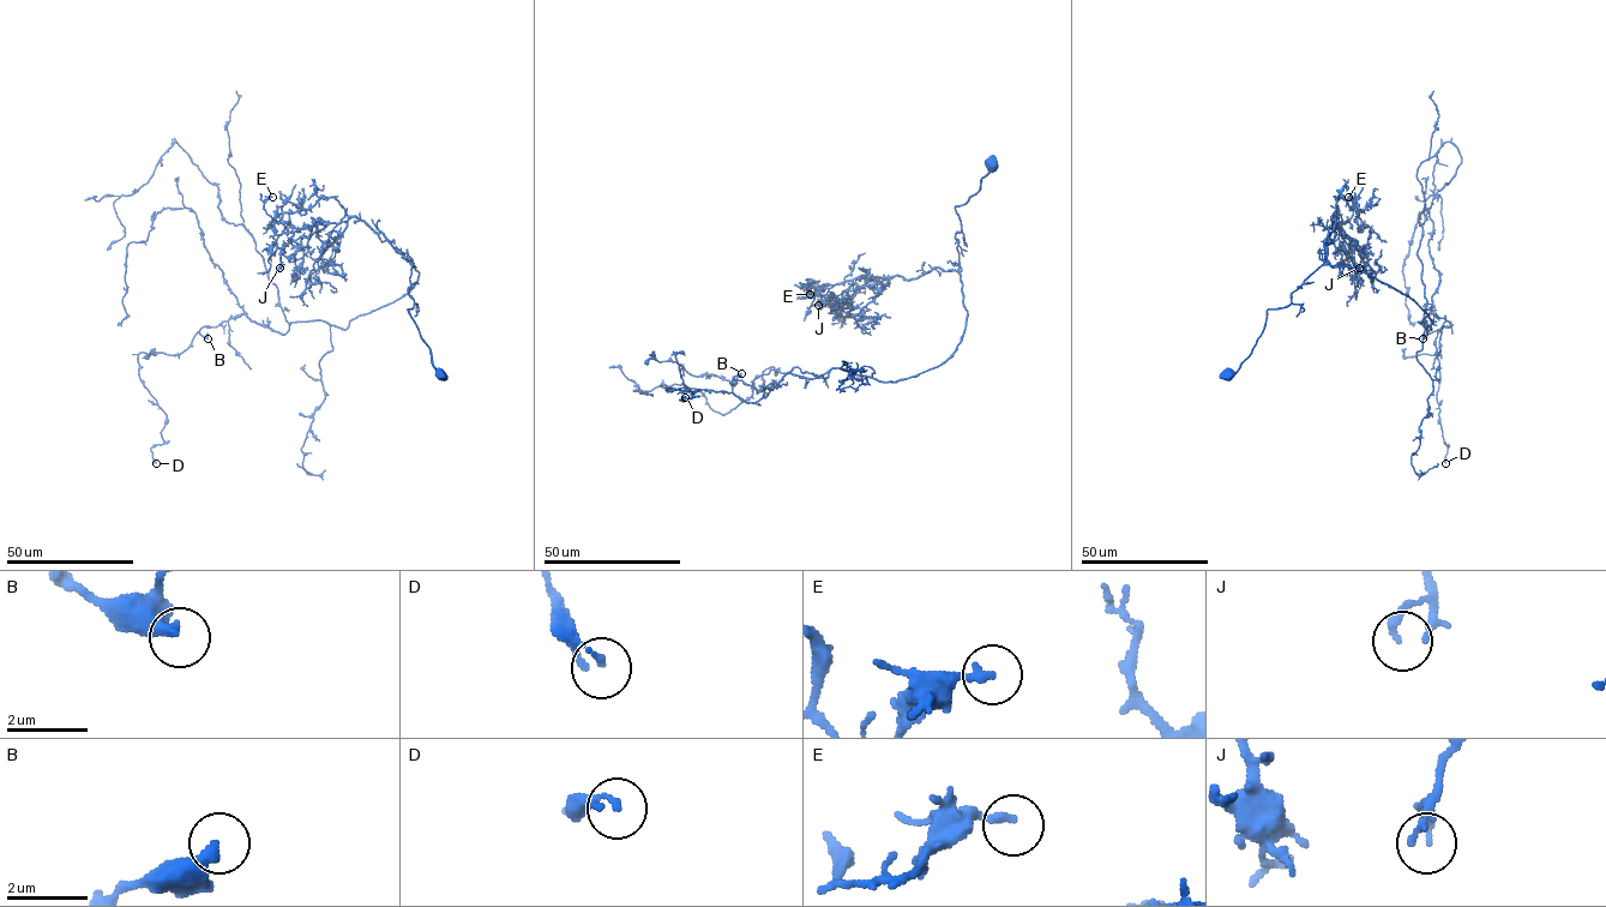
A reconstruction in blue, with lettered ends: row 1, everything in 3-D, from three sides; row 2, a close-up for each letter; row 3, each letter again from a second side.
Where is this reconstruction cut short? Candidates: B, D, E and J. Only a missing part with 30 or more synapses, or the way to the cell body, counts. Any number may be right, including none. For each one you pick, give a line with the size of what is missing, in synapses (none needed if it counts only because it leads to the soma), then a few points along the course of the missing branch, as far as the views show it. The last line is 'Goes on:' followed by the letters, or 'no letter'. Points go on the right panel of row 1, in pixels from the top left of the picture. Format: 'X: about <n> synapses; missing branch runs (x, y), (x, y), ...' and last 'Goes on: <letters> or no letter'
Goes on: no letter

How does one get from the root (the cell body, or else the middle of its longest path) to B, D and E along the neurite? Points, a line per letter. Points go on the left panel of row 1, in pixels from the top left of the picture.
B: (441, 374), (408, 310), (413, 264), (405, 294), (346, 329), (240, 314), (208, 338)
D: (441, 374), (408, 310), (413, 264), (405, 294), (346, 329), (240, 314), (138, 355), (166, 414), (156, 463)
E: (441, 374), (408, 310), (414, 305), (408, 292), (413, 264), (355, 216), (284, 232), (264, 208), (272, 197)

